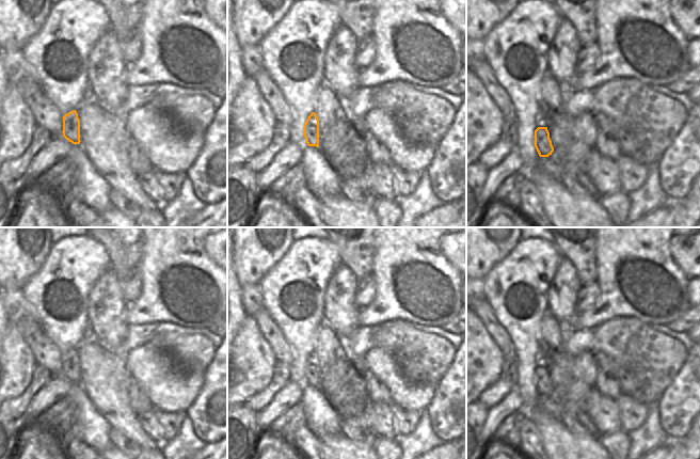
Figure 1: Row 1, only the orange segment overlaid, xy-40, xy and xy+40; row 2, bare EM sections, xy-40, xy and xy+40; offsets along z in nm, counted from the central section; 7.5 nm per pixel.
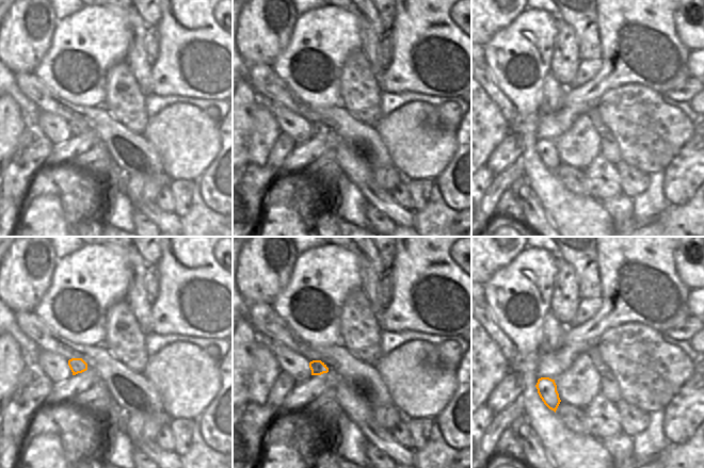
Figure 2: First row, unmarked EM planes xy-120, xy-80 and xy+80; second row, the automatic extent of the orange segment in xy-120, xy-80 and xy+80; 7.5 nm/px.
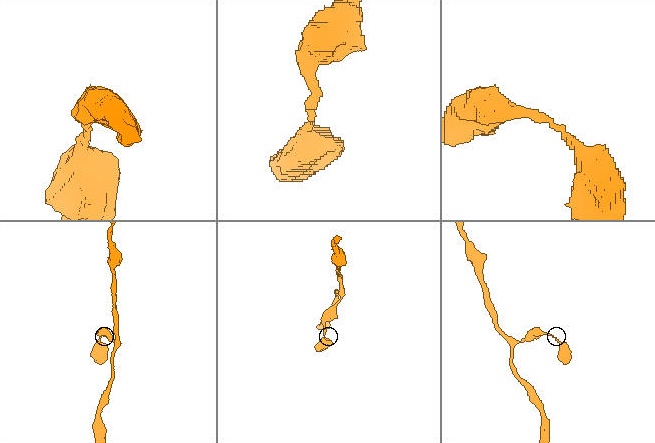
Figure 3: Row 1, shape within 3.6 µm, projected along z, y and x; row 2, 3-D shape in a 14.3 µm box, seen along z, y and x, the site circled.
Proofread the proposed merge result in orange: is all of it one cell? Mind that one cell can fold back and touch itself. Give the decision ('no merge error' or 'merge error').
no merge error

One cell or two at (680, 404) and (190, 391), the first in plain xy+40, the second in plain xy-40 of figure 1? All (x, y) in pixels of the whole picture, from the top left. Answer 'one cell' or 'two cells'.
two cells

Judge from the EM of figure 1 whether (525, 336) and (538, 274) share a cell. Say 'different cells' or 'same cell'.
same cell

